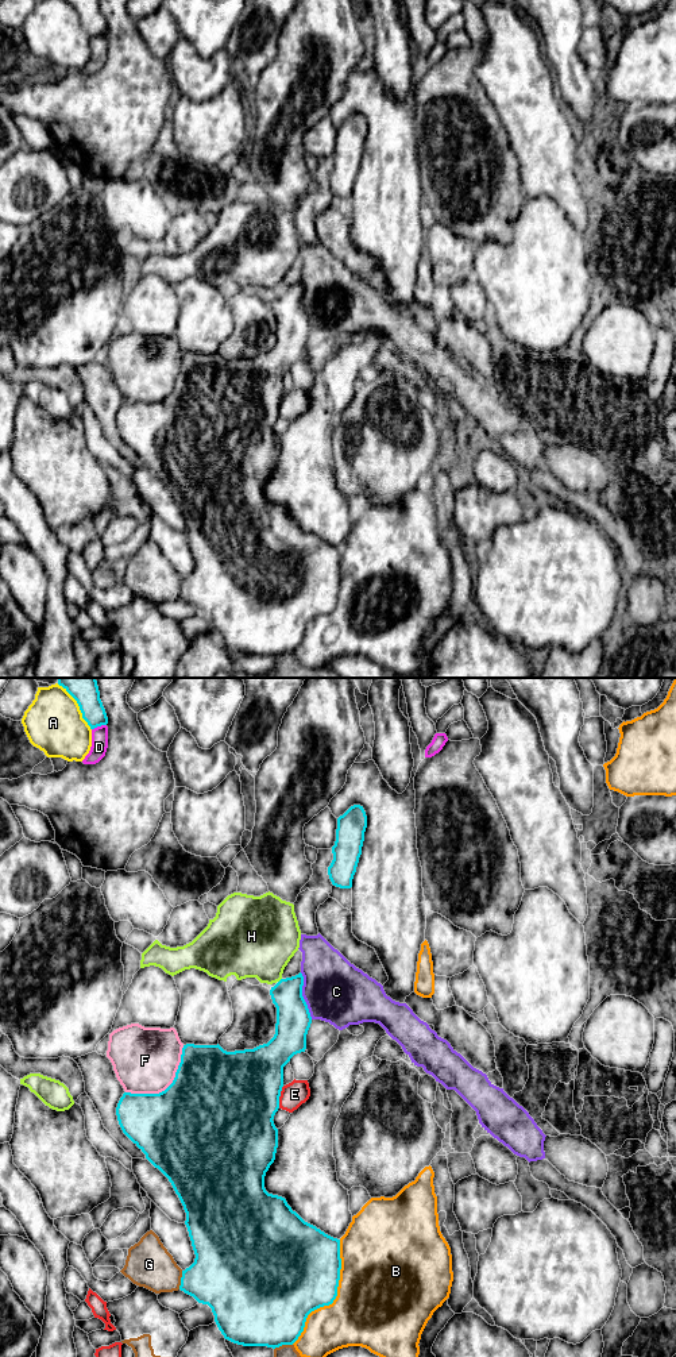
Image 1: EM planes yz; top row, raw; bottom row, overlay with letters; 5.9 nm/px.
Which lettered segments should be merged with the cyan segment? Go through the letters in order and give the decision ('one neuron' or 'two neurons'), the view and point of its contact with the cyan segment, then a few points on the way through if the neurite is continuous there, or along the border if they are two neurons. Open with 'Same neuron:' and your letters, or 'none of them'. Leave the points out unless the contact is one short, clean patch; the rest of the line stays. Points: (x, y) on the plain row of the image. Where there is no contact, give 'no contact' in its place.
Same neuron: none of them
A: two neurons | yz (80, 18)
B: two neurons | yz (335, 606)
C: two neurons | yz (301, 304)
D: two neurons | yz (99, 34)
E: two neurons | yz (279, 404)
F: two neurons | yz (167, 396)
G: two neurons | yz (181, 589)
H: two neurons | yz (279, 289)

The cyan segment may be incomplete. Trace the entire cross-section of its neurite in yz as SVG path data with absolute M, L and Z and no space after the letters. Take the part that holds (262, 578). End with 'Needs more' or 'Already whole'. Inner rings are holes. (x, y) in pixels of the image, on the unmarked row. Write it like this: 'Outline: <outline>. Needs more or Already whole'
Outline: M300 281L271 296L277 332L275 343L267 352L235 361L227 361L219 352L186 352L175 386L165 400L124 401L116 416L123 442L169 487L186 521L185 533L196 567L182 579L179 598L208 613L224 647L243 655L275 658L293 654L304 640L308 624L333 612L340 589L340 548L305 531L285 506L264 497L264 485L278 456L278 437L273 428L279 417L283 375L294 363L305 361L312 332L302 294Z. Already whole

